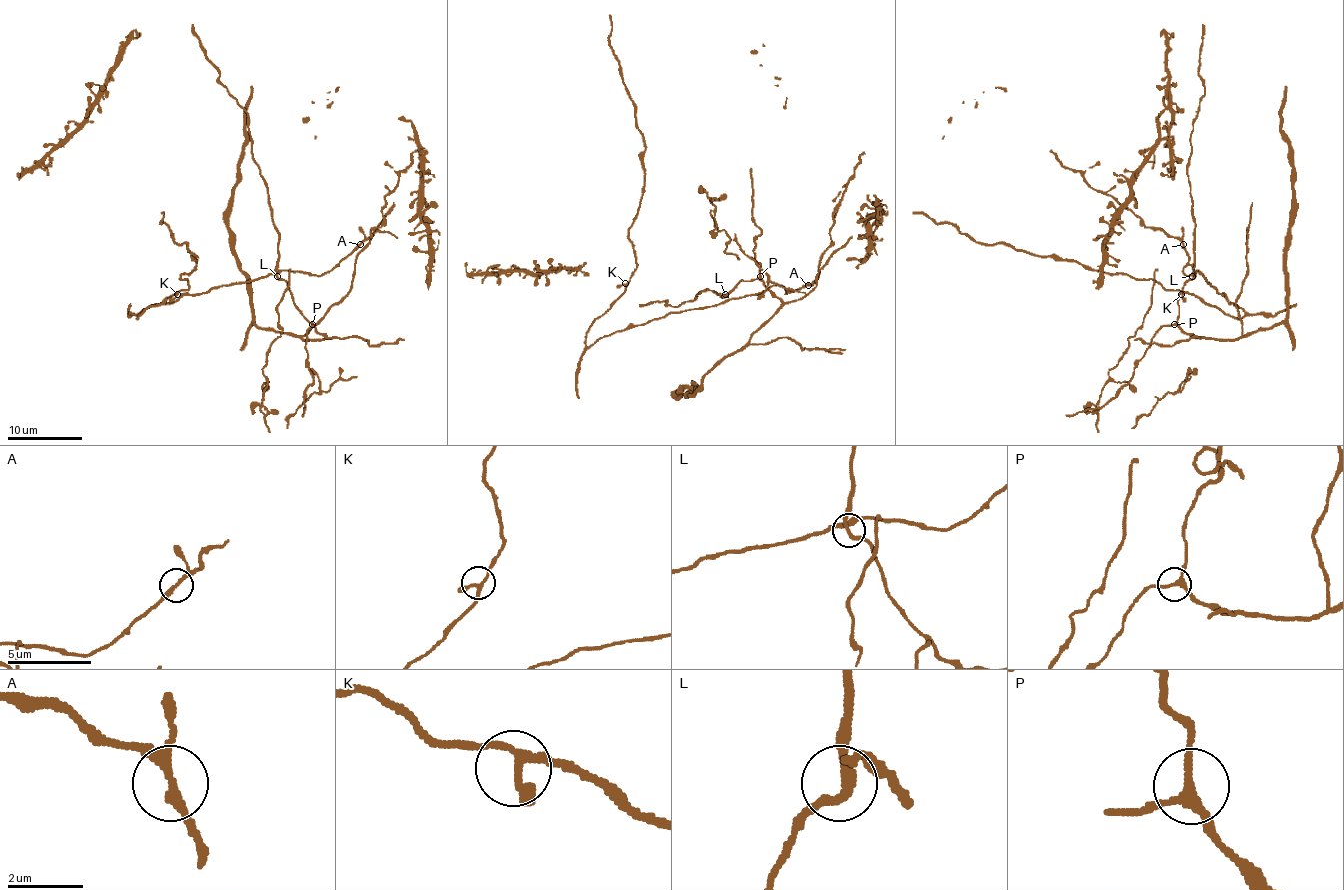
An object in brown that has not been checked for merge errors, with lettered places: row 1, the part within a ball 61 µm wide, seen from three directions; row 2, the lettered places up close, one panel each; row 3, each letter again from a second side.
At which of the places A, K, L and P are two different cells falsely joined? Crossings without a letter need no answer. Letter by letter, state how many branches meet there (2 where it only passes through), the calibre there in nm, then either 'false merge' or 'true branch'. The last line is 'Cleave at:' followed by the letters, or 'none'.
A: branches 3; calibre 190 nm; true branch
K: branches 3; calibre 190 nm; true branch
L: branches 4; calibre 200 nm; true branch
P: branches 3; calibre 190 nm; true branch
Cleave at: none

